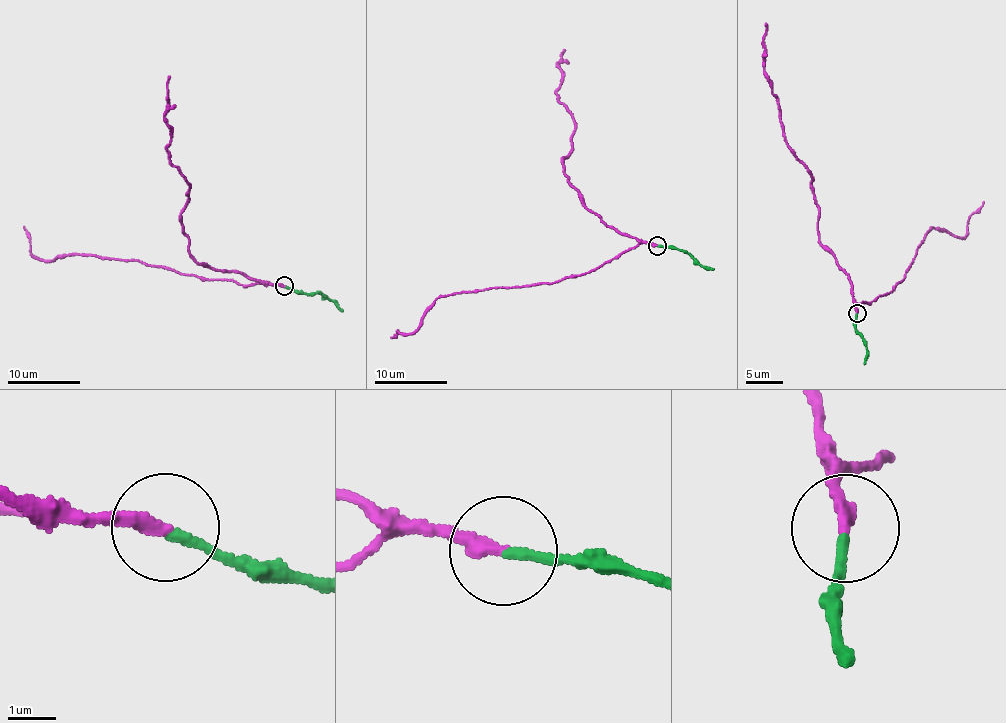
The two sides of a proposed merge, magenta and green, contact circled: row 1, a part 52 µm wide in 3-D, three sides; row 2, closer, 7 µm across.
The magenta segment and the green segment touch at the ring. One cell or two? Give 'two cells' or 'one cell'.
one cell

